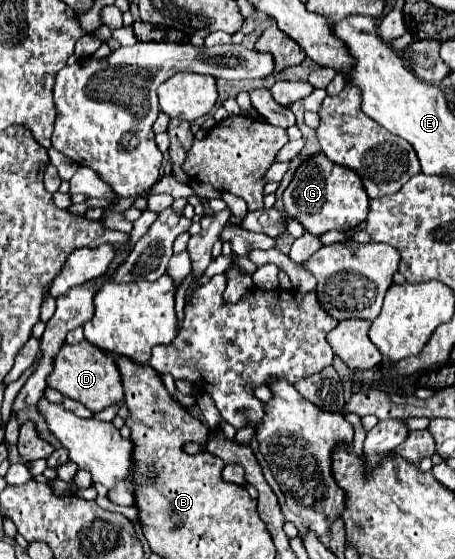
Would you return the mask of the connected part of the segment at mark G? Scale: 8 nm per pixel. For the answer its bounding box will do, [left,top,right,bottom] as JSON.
[283,154,369,236]

